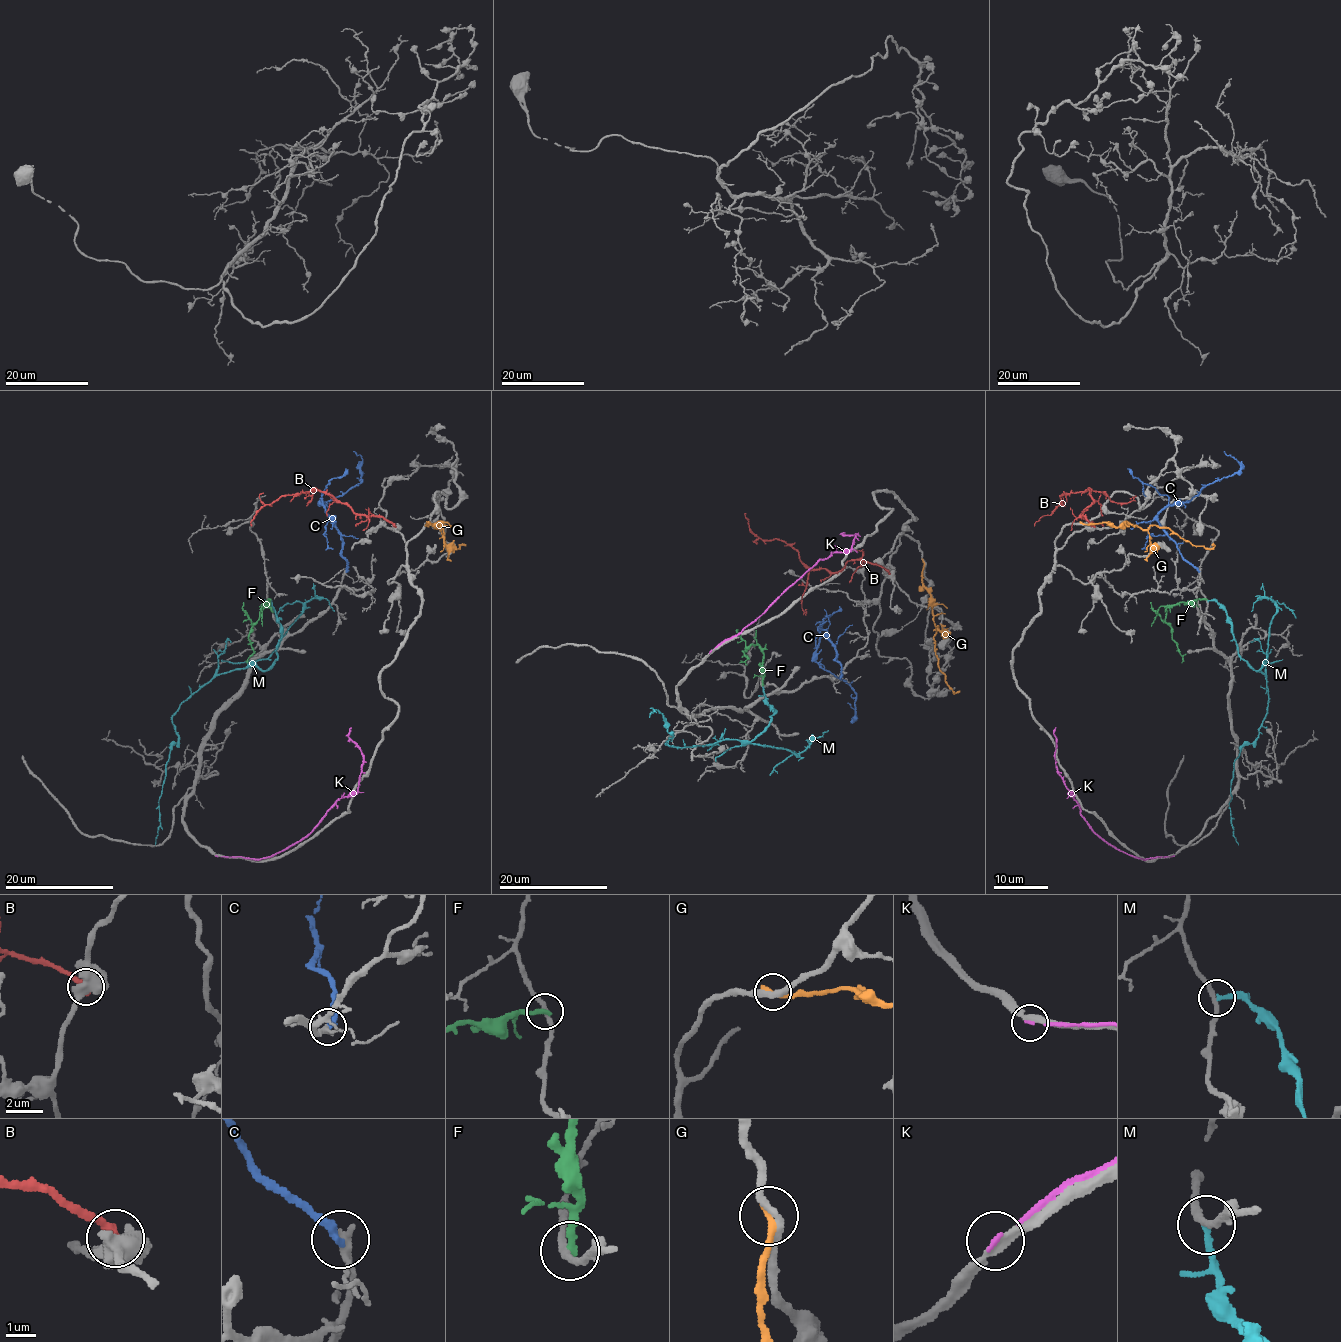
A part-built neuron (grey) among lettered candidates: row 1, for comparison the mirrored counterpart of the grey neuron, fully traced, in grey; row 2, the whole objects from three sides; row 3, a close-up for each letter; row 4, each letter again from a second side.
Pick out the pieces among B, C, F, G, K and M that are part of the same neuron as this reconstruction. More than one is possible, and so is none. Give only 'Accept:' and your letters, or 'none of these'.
Accept: C

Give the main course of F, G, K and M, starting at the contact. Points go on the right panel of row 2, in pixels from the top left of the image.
F: (1205, 598), (1176, 602), (1166, 608), (1166, 623), (1171, 628), (1182, 662)
G: (1083, 523), (1107, 522), (1148, 529), (1153, 525), (1170, 527), (1195, 545), (1206, 548), (1213, 547), (1212, 544)
K: (1172, 856), (1137, 858), (1115, 849), (1092, 830), (1055, 764), (1055, 728)
M: (1208, 601), (1225, 611), (1239, 655), (1262, 666), (1269, 702), (1258, 737), (1234, 763), (1238, 845)

